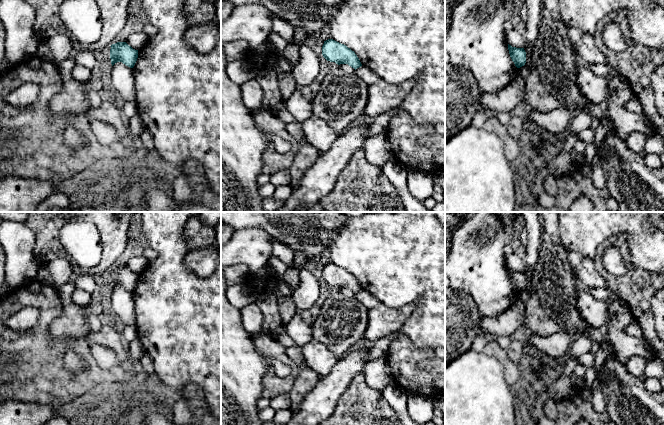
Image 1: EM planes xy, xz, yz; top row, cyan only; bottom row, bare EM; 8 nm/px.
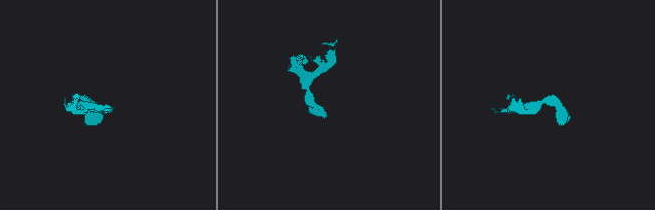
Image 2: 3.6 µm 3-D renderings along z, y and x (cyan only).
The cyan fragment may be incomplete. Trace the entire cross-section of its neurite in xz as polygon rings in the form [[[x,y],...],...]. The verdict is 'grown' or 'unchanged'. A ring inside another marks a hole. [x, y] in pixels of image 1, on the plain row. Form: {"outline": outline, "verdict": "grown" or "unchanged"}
{"outline": [[[333,263],[324,265],[322,279],[327,285],[335,286],[338,289],[348,288],[355,294],[362,290],[354,275]]], "verdict": "unchanged"}

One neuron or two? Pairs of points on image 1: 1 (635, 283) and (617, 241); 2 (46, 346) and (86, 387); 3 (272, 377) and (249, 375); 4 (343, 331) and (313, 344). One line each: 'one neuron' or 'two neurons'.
1: one neuron
2: one neuron
3: two neurons
4: two neurons

